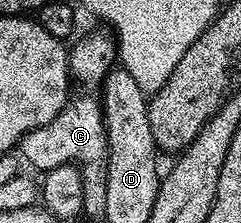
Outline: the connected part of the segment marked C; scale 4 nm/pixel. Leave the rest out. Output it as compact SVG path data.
M99 31L84 41L72 44L68 52L68 67L73 90L68 94L66 106L49 123L23 135L17 146L20 158L35 167L39 173L68 164L80 165L83 174L82 189L87 188L87 185L103 189L104 204L108 190L108 139L107 129L104 127L102 100L99 96L102 83L116 59L117 43L108 32L105 34Z

